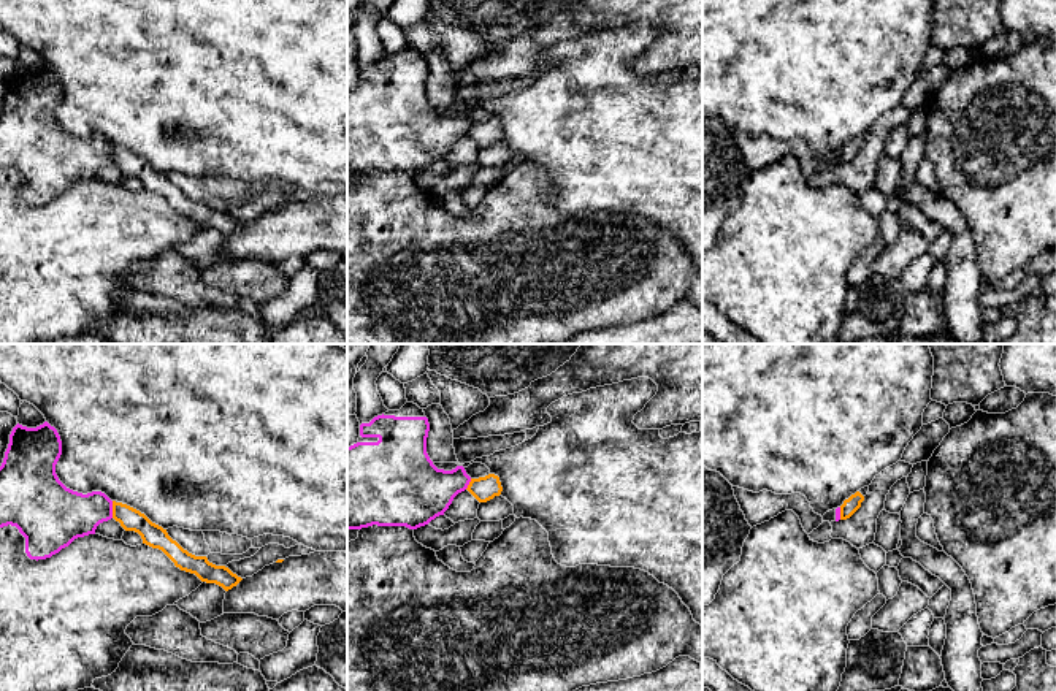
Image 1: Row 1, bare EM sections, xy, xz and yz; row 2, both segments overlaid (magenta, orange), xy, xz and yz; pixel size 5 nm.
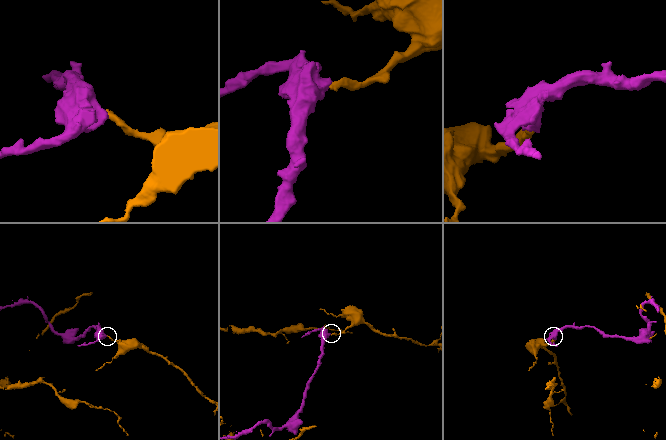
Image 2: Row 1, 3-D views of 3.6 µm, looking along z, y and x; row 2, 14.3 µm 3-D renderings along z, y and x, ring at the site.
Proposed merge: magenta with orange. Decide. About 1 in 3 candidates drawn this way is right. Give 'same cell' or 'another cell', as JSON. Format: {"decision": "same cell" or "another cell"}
{"decision": "another cell"}

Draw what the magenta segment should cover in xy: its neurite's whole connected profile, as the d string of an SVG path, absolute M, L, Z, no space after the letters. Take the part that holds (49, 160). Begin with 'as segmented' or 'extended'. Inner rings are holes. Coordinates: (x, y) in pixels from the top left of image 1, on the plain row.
as segmented; M48 67L36 73L16 70L0 111L0 173L16 171L25 182L30 204L46 204L75 184L95 179L100 168L113 163L113 146L101 136L87 139L67 133L55 119L62 86Z

